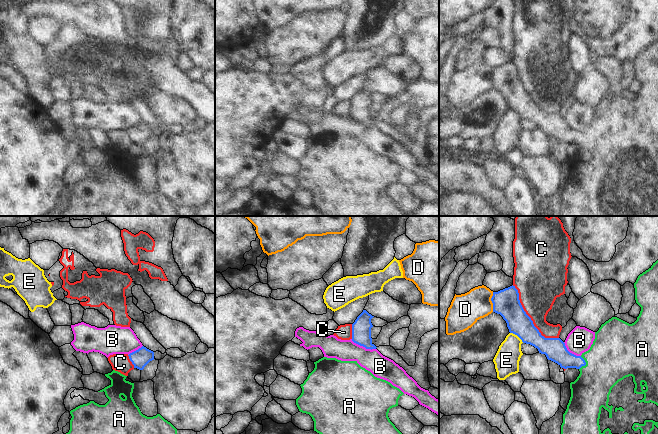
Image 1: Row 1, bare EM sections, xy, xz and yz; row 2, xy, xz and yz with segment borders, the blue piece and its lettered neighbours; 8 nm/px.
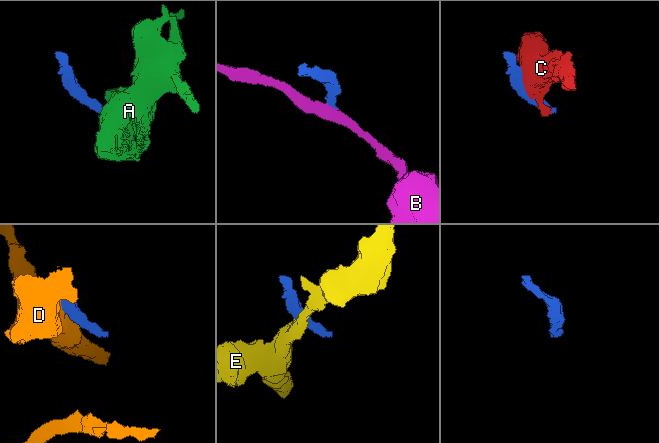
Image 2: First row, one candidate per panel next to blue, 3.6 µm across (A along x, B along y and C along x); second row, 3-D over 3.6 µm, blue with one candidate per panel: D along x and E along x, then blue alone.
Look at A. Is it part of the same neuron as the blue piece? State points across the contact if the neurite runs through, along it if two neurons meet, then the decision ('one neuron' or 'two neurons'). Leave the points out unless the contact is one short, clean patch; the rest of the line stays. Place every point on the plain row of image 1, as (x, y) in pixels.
runs through yz (557, 128), (566, 136), (585, 139), (603, 139), (614, 131); one neuron

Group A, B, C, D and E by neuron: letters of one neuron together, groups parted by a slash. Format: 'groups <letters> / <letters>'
groups A / B / C / D / E

